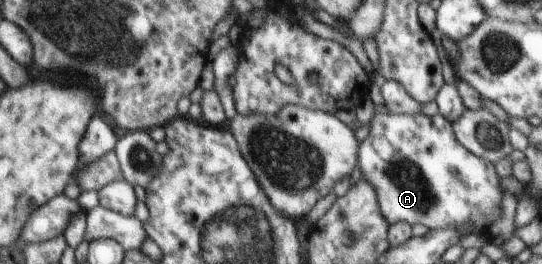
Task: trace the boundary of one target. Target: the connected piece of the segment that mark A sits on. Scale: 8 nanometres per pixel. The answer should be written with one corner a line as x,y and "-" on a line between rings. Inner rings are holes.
376,113
370,122
371,130
370,135
360,143
358,149
358,166
363,174
363,177
374,187
377,194
377,201
379,204
379,211
386,219
389,225
404,221
410,223
412,226
415,224
423,224
429,230
434,229
465,229
468,233
482,234
486,236
487,230
501,217
502,212
502,197
503,188
501,187
501,176
495,169
495,163
485,161
483,158
472,154
467,148
458,142
452,123
440,113
434,116
426,116
424,113
412,114
393,114
386,115

